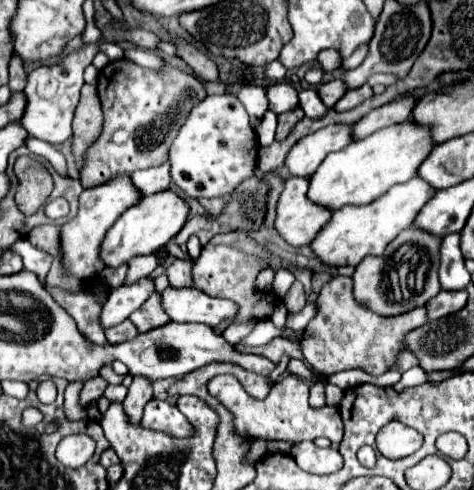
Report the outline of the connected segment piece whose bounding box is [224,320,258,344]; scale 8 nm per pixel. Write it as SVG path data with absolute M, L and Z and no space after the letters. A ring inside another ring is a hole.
M250 320L248 324L230 324L224 330L224 338L228 338L228 342L232 342L232 344L238 344L240 340L244 340L254 330L256 324L258 324L256 320Z

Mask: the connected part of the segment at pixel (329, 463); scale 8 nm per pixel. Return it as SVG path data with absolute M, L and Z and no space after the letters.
M312 442L296 444L290 452L302 470L314 474L332 474L342 468L342 456L332 448L318 448Z

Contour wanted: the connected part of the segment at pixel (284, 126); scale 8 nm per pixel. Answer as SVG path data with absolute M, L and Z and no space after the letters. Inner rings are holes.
M294 108L292 112L284 112L278 116L278 130L276 130L276 140L284 140L290 132L290 128L304 118L304 112L300 108Z

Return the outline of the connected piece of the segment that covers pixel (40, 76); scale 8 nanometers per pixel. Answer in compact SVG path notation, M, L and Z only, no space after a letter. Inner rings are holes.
M87 43L80 50L72 52L64 60L60 60L60 64L44 64L30 72L28 84L24 88L26 110L24 110L24 116L20 118L20 124L26 128L28 134L32 134L34 138L46 140L50 144L60 144L72 136L72 116L74 116L74 108L80 98L80 88L84 84L82 74L84 74L84 68L96 56L96 52L98 52L98 46ZM44 82L54 82L54 90L48 98L40 92L40 84L44 84Z

